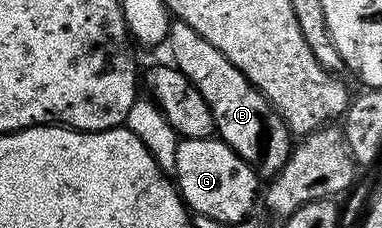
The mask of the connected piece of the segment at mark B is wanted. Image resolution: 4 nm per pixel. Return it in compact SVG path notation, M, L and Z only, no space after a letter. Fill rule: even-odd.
M176 19L170 23L165 44L169 46L172 65L184 73L205 98L213 116L216 135L245 161L257 163L258 175L262 179L276 176L292 152L293 135L273 104L221 51L183 21Z

